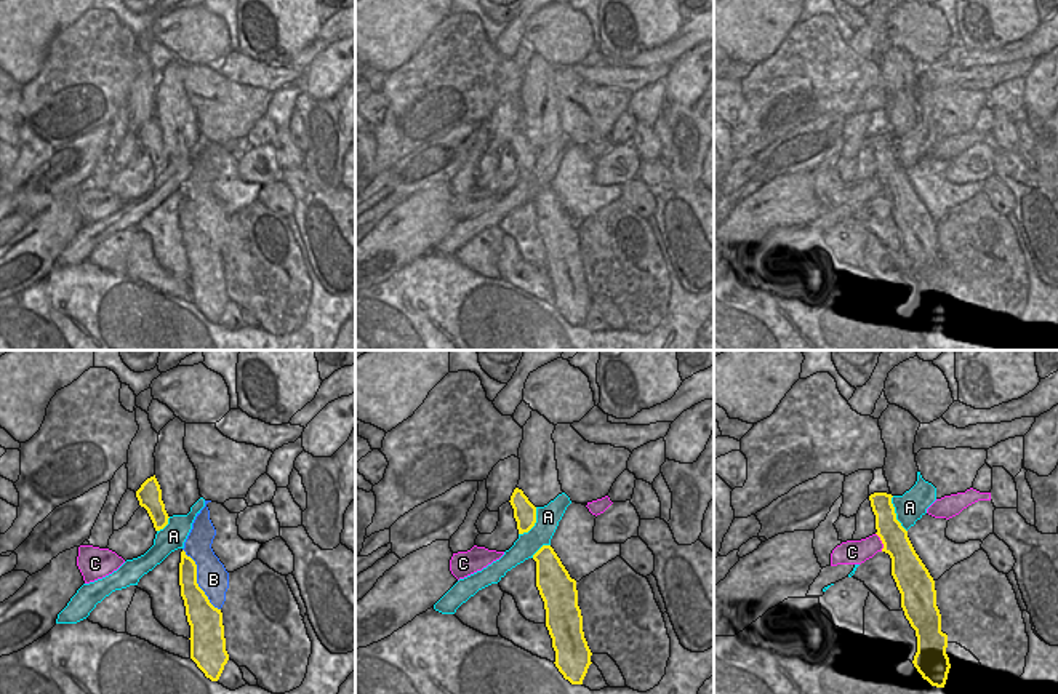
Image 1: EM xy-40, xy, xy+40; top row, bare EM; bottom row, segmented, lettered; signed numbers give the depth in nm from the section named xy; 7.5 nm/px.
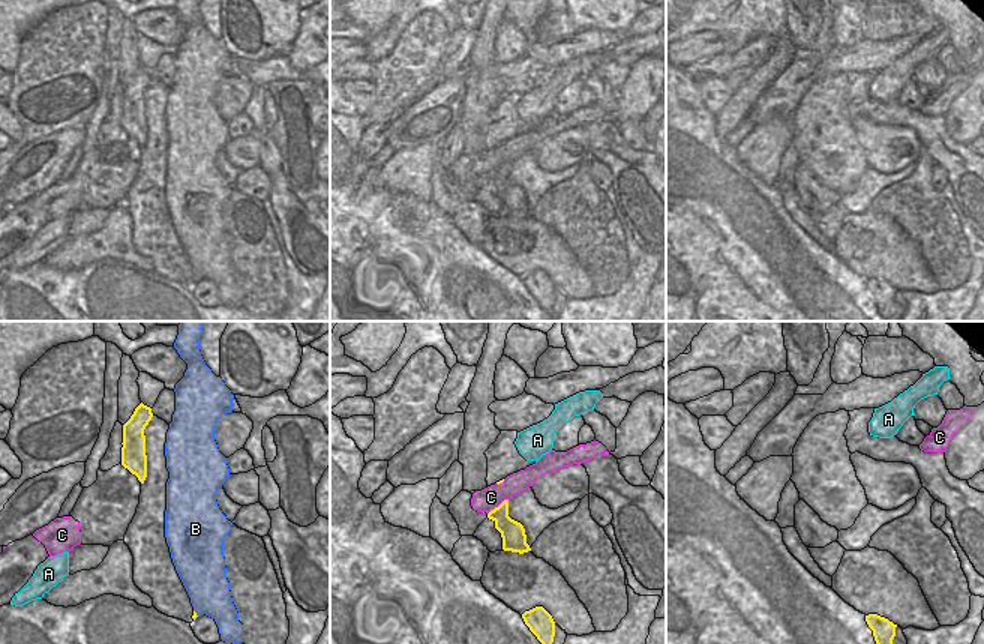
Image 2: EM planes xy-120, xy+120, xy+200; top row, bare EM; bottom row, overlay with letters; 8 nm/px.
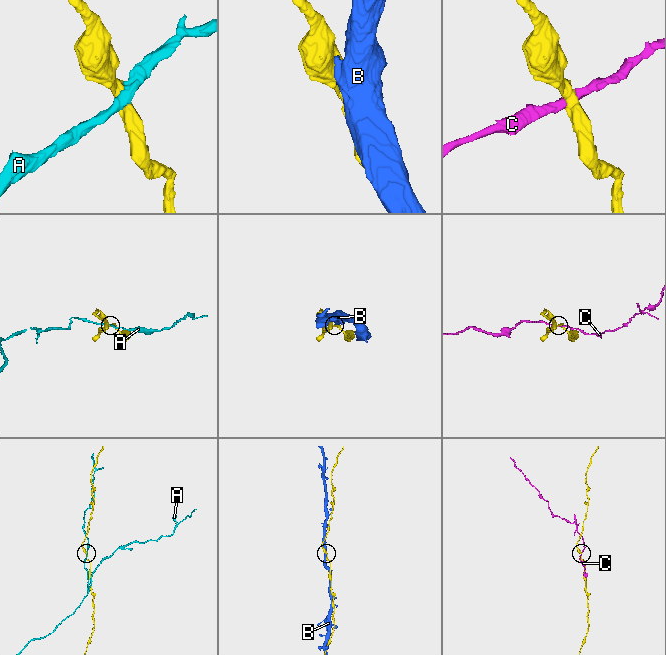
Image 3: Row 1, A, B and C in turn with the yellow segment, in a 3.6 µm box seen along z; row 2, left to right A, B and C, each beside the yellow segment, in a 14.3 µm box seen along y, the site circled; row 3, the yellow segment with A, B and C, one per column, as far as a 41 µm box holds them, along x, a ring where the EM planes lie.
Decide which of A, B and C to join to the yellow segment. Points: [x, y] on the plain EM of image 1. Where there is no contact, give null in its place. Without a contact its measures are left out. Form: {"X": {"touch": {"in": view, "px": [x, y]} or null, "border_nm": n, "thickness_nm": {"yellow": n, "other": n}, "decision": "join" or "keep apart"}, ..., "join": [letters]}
{"A": {"touch": {"in": "xy+40", "px": [895, 155]}, "border_nm": 300, "thickness_nm": {"yellow": 200, "other": 220}, "decision": "keep apart"}, "B": {"touch": {"in": "xy-40", "px": [196, 223]}, "border_nm": 550, "thickness_nm": {"yellow": 220, "other": 240}, "decision": "keep apart"}, "C": {"touch": {"in": "xy+40", "px": [882, 184]}, "border_nm": 150, "thickness_nm": {"yellow": 220, "other": 190}, "decision": "keep apart"}, "join": []}

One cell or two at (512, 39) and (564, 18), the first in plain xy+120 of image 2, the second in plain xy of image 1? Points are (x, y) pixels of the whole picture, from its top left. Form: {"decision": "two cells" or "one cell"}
{"decision": "two cells"}

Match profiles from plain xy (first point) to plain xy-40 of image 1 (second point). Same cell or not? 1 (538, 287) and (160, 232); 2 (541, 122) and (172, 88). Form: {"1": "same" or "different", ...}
{"1": "different", "2": "same"}

